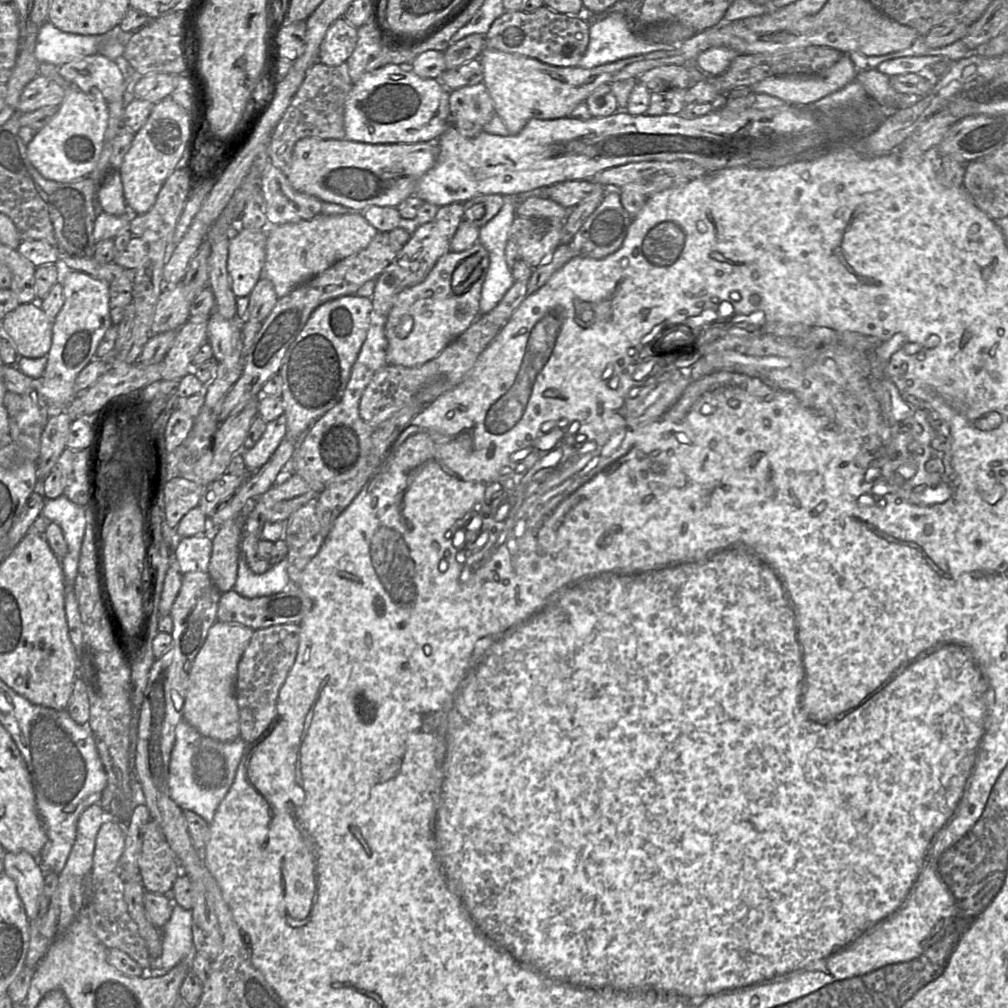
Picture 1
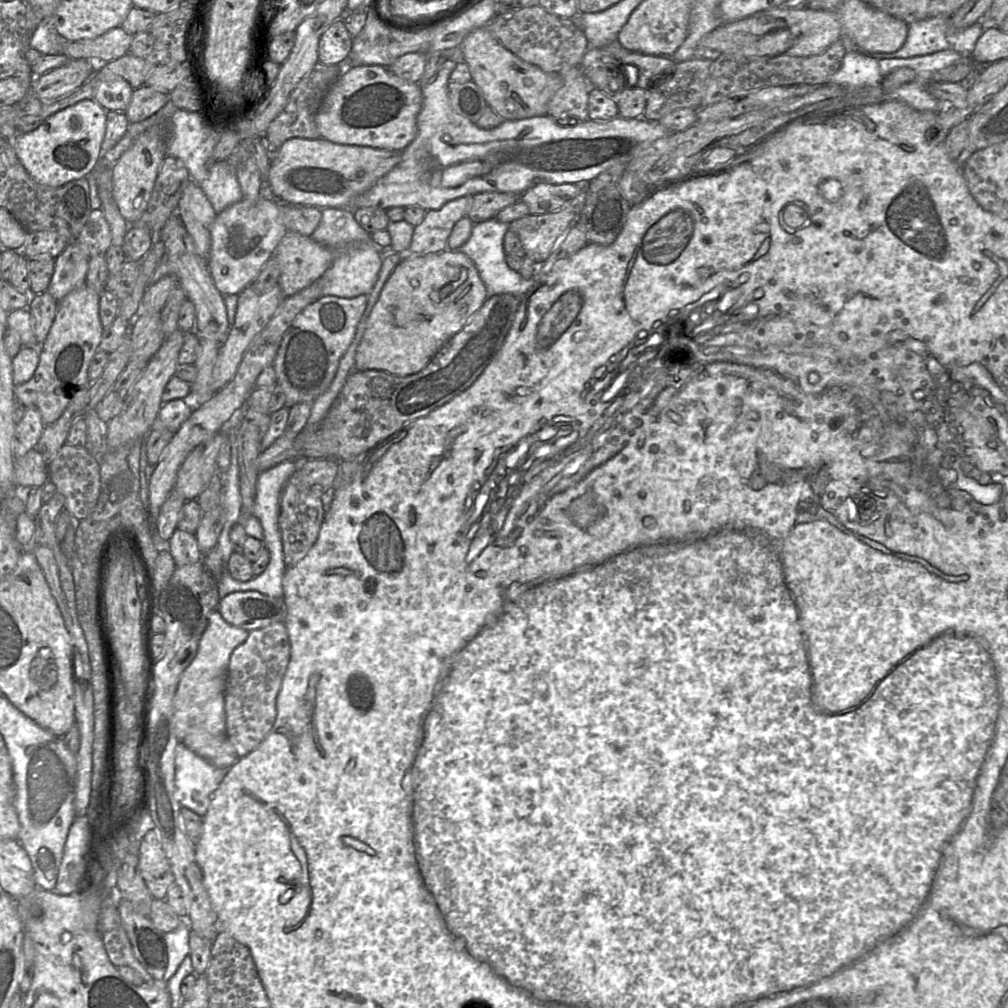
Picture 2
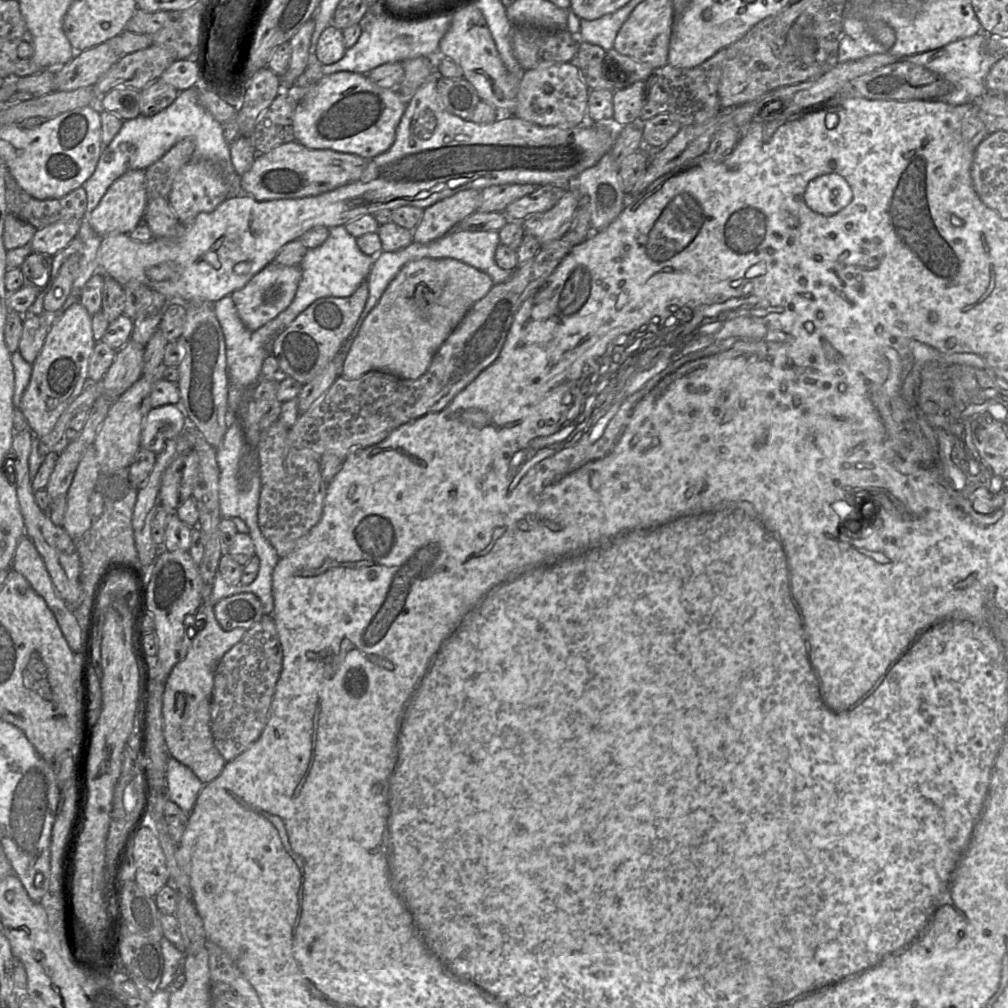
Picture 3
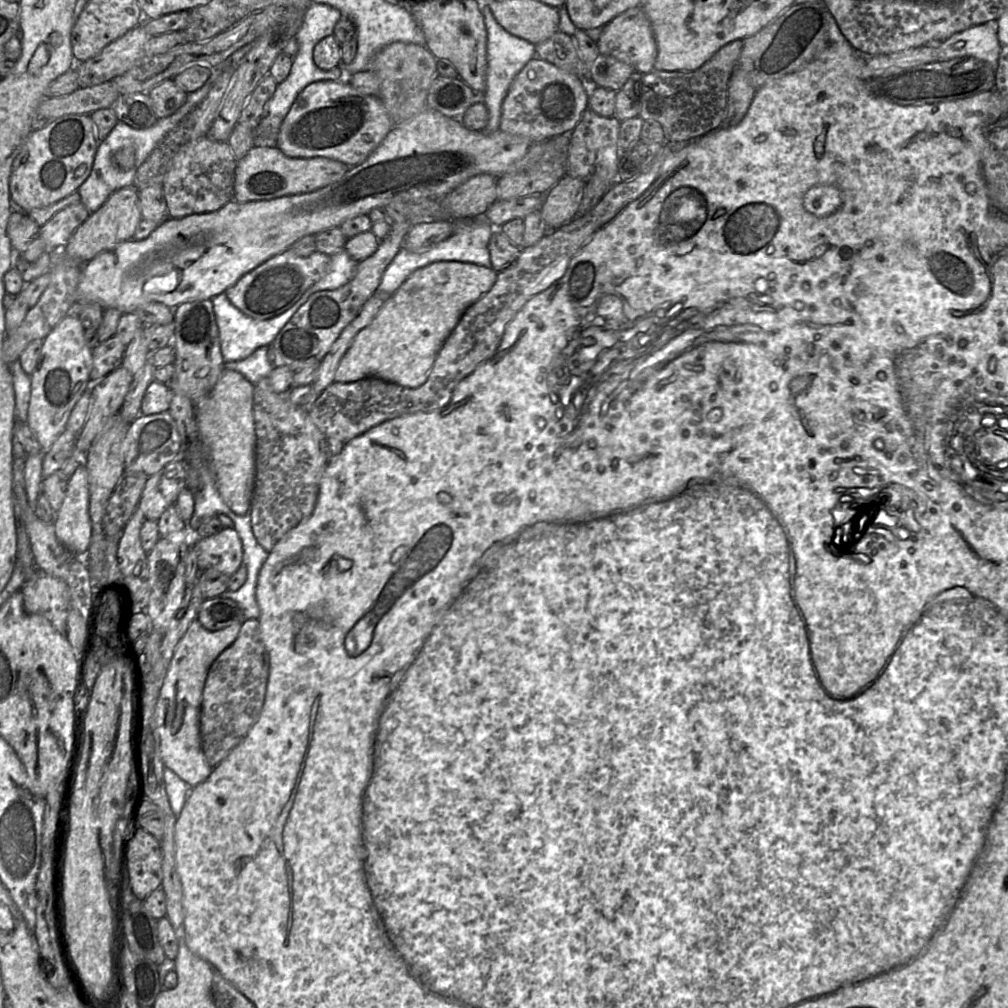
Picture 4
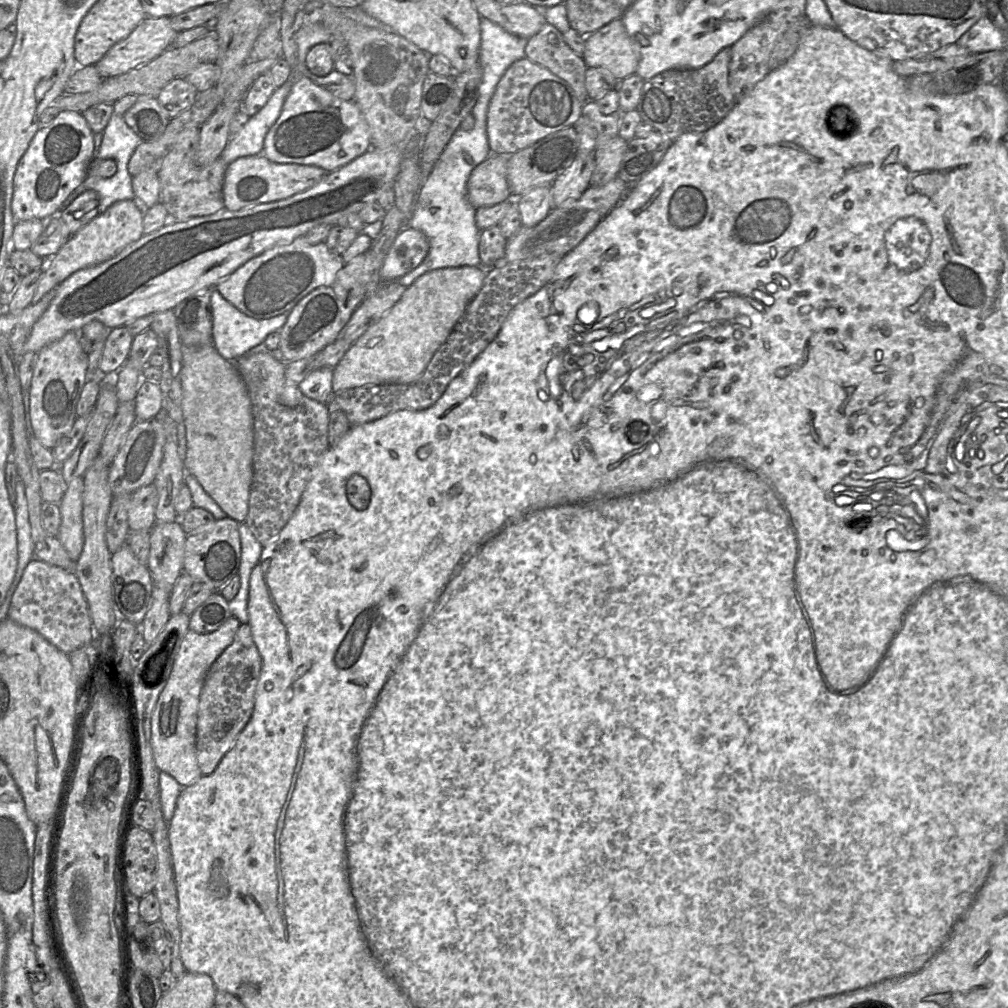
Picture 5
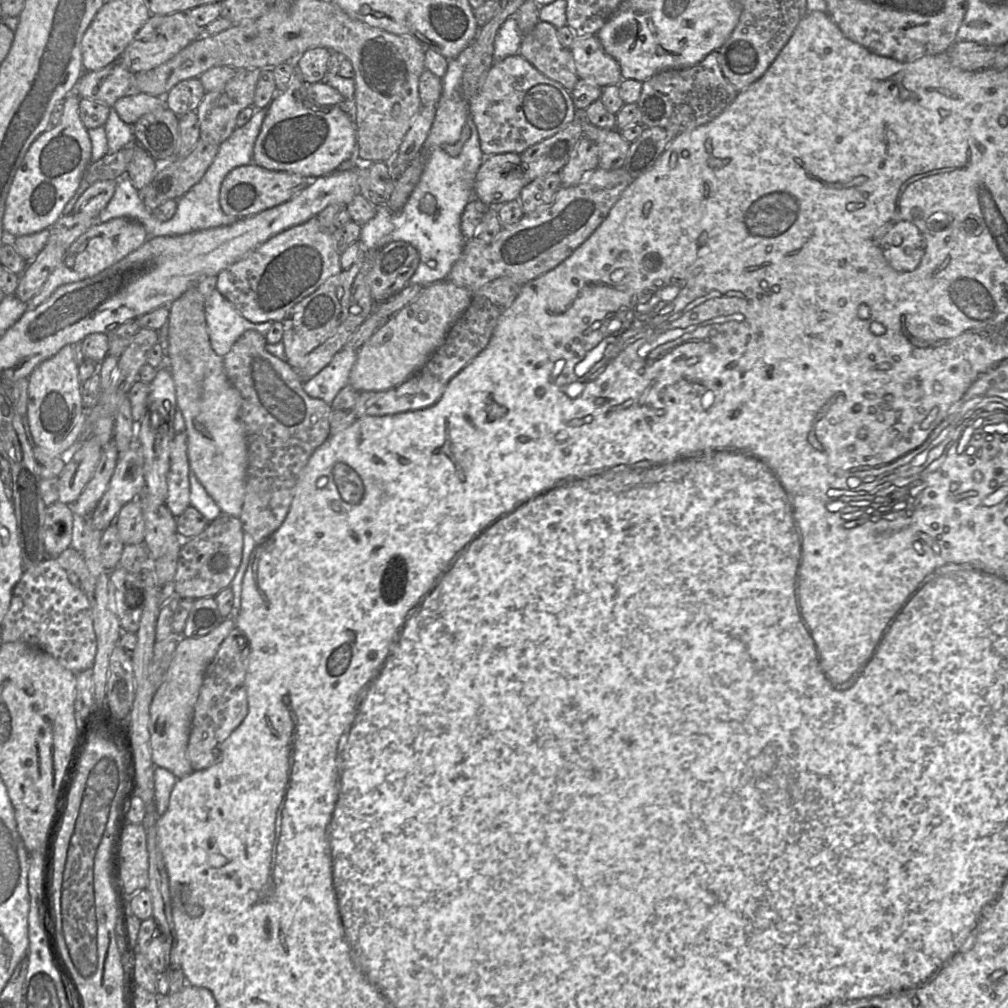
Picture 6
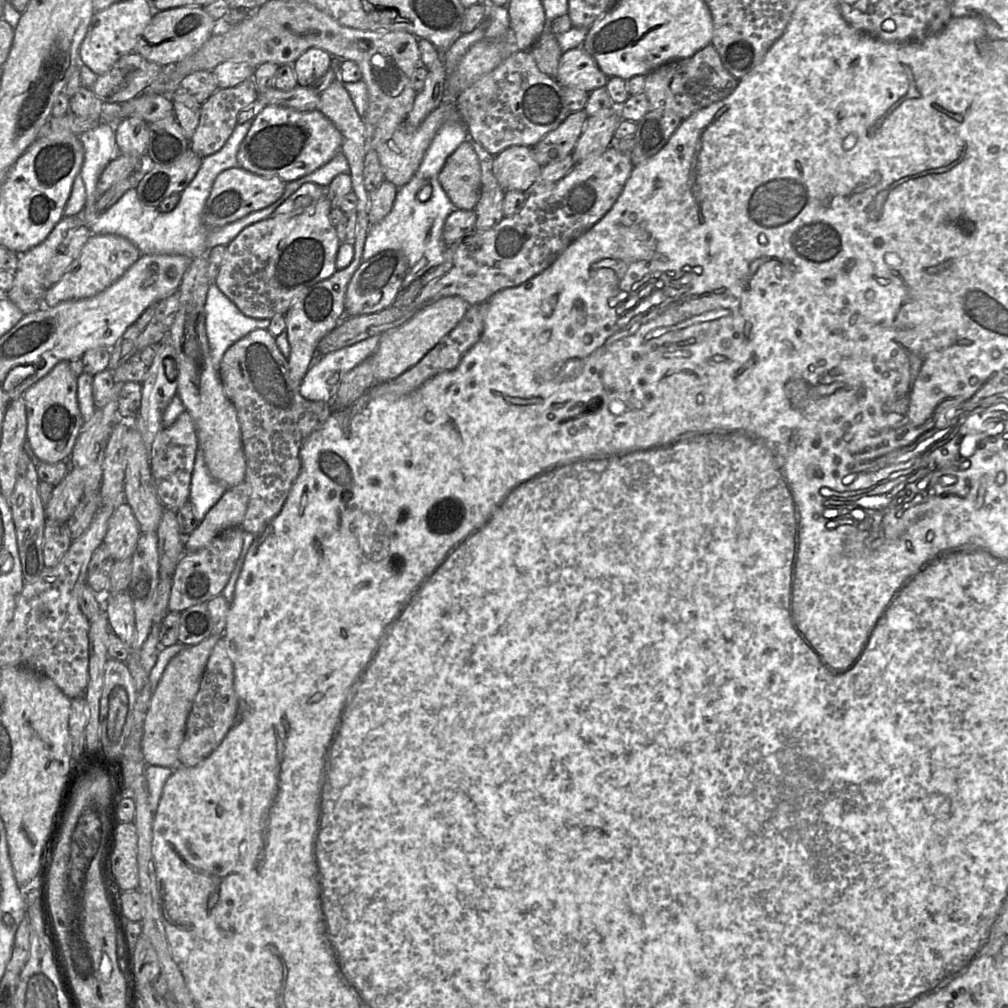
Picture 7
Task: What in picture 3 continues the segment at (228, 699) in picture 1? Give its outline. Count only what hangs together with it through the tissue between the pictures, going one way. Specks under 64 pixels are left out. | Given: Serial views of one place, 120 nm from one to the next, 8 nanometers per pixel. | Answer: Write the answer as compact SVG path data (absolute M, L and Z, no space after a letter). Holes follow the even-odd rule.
M204 604L194 618L187 632L191 643L186 655L173 667L165 682L162 697L163 735L170 757L189 767L202 783L207 784L221 774L226 764L214 744L210 726L214 674L225 653L241 641L247 630L223 630L215 618L213 604ZM197 619L204 620L204 627L200 631L197 631Z

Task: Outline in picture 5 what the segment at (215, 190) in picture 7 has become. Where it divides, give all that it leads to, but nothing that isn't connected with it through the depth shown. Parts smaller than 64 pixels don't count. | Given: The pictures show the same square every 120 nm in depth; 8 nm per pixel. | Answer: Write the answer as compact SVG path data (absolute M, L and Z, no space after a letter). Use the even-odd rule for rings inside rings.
M262 154L240 157L228 165L224 179L224 209L238 211L258 204L287 199L319 183L327 172L317 166L280 164Z

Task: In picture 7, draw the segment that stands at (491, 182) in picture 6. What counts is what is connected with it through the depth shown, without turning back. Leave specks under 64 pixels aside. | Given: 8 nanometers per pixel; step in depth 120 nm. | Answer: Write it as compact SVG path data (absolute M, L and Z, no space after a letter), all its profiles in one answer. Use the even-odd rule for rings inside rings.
M511 146L495 156L493 173L506 191L527 192L538 181L542 166L536 161L532 147Z

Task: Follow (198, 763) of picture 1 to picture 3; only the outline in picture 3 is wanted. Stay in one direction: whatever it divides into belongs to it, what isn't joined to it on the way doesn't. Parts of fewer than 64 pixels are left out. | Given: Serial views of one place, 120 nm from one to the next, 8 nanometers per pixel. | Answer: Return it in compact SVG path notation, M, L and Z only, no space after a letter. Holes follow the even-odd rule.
M172 757L167 763L166 780L167 797L190 814L206 784L202 783L189 767Z

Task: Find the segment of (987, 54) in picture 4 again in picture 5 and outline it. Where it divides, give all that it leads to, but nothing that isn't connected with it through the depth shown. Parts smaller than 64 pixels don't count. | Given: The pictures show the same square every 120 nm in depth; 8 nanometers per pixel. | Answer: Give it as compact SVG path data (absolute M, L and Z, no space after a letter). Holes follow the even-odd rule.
M984 15L955 44L966 48L970 53L985 53L1005 49L1007 41L1002 31Z

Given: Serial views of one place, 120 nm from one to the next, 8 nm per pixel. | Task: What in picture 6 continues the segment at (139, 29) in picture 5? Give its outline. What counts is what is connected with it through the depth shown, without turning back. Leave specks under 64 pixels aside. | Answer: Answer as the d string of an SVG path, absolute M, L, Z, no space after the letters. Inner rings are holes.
M185 12L151 15L119 57L133 74L149 71L173 58L199 37L205 36L202 35L202 29L191 22Z

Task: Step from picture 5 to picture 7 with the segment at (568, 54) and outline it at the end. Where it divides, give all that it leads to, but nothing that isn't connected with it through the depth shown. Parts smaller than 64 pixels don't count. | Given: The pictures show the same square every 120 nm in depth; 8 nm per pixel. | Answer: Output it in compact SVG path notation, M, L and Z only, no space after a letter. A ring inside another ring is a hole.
M547 27L529 50L539 70L556 79L558 65L563 52L556 35Z

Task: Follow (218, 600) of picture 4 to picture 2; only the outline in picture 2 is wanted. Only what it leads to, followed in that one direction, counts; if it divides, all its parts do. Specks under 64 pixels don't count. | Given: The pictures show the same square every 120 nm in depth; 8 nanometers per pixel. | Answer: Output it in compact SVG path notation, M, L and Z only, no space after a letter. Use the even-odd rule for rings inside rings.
M257 591L230 593L220 600L217 609L227 623L249 632L284 623L287 617L283 597L271 597Z

